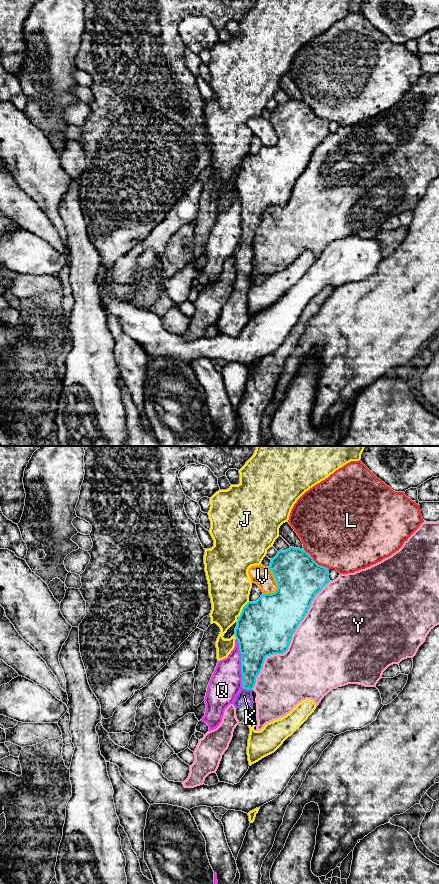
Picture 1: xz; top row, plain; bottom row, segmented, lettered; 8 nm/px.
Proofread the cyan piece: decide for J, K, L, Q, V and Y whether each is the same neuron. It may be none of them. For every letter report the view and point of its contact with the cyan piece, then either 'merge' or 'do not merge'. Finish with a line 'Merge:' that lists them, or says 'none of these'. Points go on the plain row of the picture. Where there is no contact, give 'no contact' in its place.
J: xz (242, 161) | do not merge
K: xz (247, 241) | merge
L: xz (315, 114) | do not merge
Q: xz (241, 215) | do not merge
V: xz (278, 138) | do not merge
Y: xz (290, 193) | do not merge
Merge: K

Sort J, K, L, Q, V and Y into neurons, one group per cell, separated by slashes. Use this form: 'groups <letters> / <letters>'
groups J / K / L / Q / V / Y

